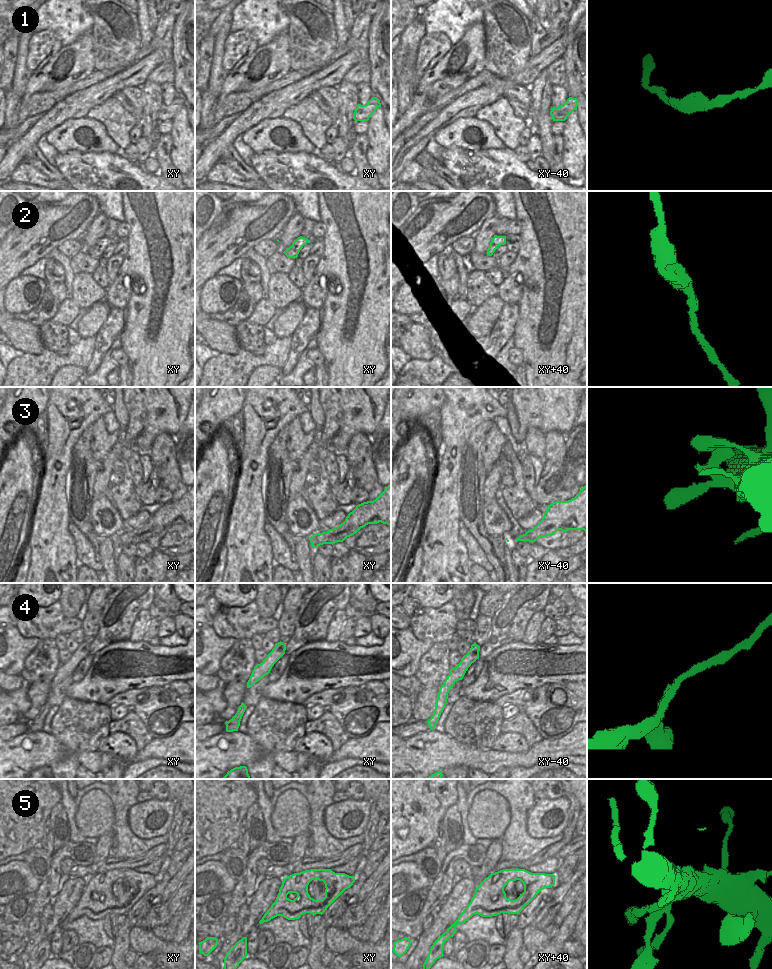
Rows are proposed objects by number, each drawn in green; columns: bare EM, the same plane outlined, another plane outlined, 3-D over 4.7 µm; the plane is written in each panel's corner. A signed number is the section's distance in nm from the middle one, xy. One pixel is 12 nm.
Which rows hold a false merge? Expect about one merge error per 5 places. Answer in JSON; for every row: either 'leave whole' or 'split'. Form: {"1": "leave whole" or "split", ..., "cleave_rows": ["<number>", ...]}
{"1": "split", "2": "leave whole", "3": "leave whole", "4": "leave whole", "5": "leave whole", "cleave_rows": ["1"]}

